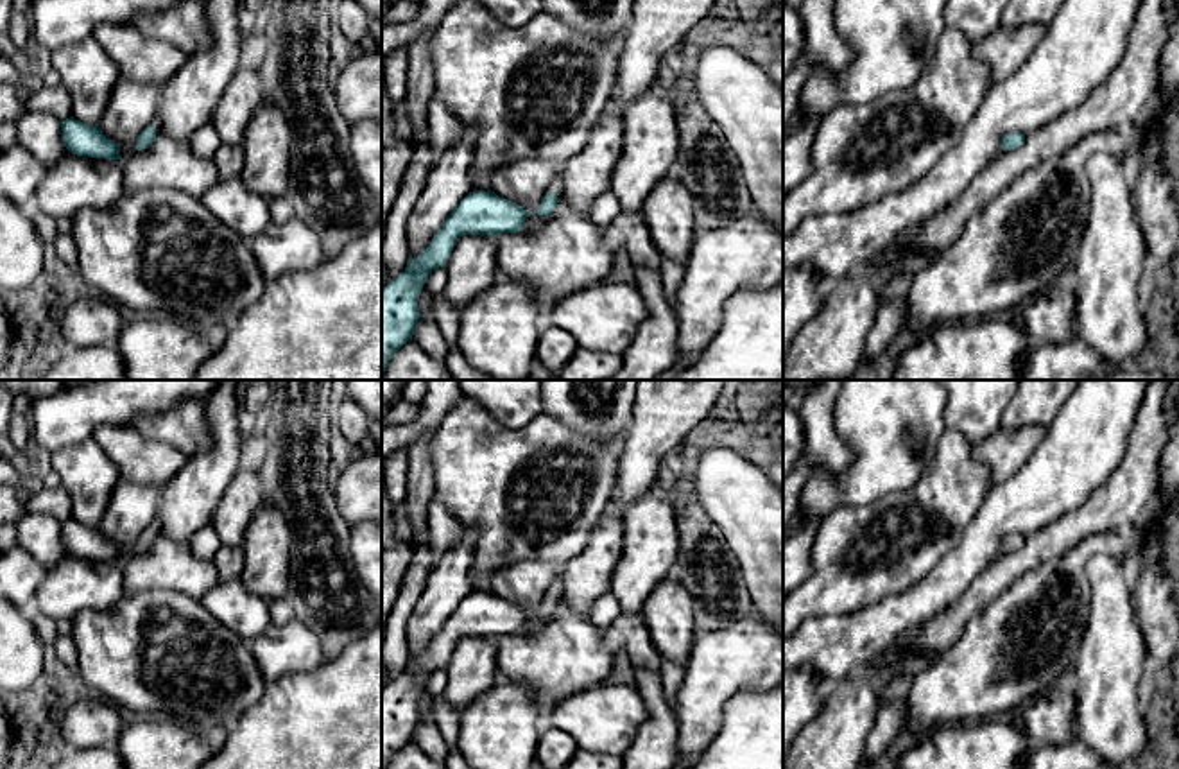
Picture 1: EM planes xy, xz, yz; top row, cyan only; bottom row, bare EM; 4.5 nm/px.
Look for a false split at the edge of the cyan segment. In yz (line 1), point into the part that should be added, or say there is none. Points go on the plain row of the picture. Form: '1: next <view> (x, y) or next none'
1: next none

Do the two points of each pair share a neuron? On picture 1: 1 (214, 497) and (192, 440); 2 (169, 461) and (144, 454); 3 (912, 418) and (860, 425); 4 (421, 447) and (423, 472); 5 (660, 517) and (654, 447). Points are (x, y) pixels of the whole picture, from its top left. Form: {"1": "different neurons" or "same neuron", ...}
{"1": "different neurons", "2": "same neuron", "3": "same neuron", "4": "same neuron", "5": "different neurons"}

